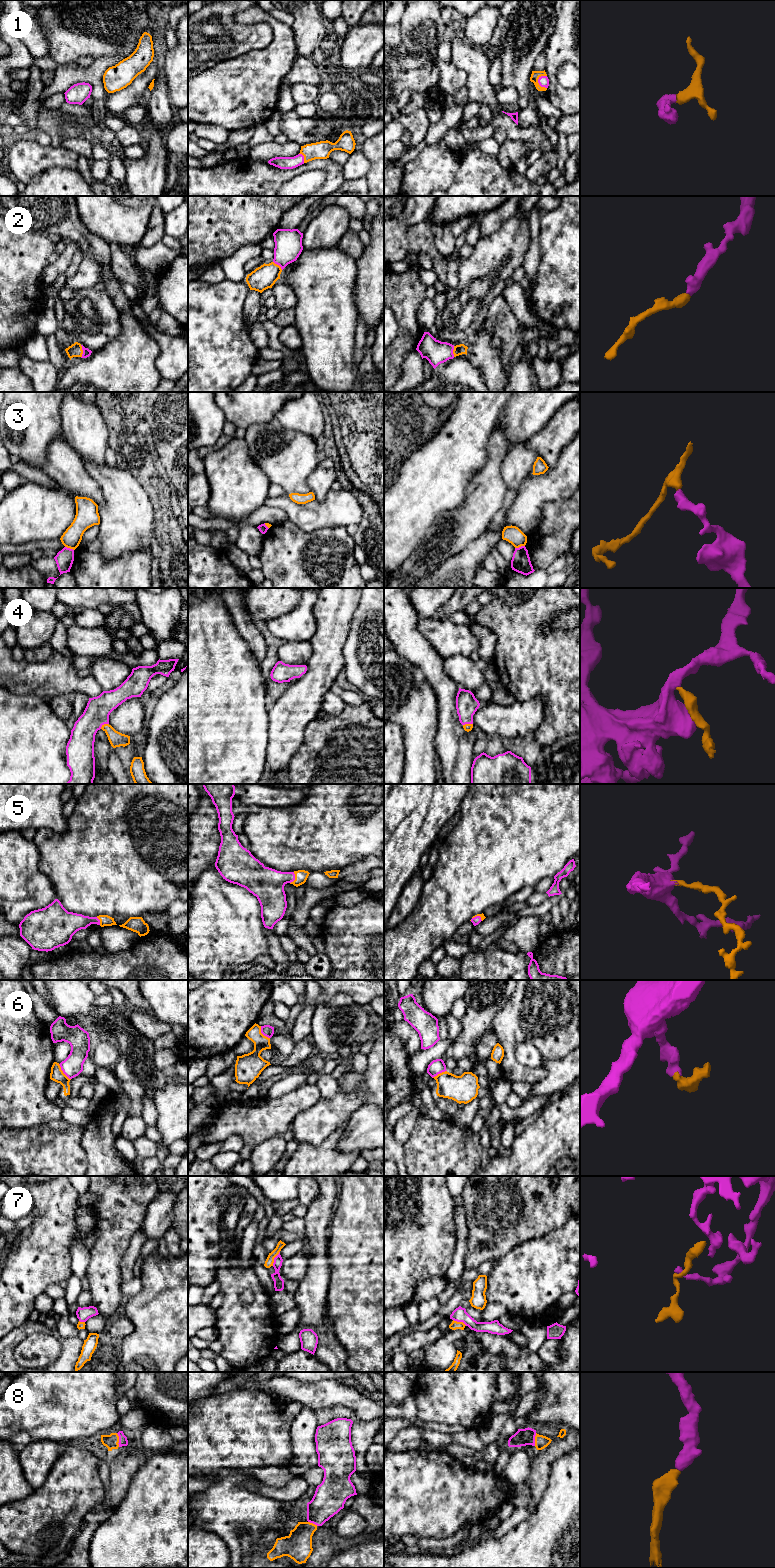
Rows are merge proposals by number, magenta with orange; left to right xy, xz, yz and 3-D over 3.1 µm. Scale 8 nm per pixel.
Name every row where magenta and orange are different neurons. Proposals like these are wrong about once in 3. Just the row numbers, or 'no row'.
3, 6, 7

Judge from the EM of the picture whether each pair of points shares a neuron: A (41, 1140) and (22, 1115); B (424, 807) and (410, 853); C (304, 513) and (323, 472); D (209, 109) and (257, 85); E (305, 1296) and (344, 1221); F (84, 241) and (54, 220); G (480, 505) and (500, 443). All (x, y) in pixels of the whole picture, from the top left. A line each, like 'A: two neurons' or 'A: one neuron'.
A: two neurons
B: one neuron
C: two neurons
D: one neuron
E: two neurons
F: one neuron
G: one neuron

